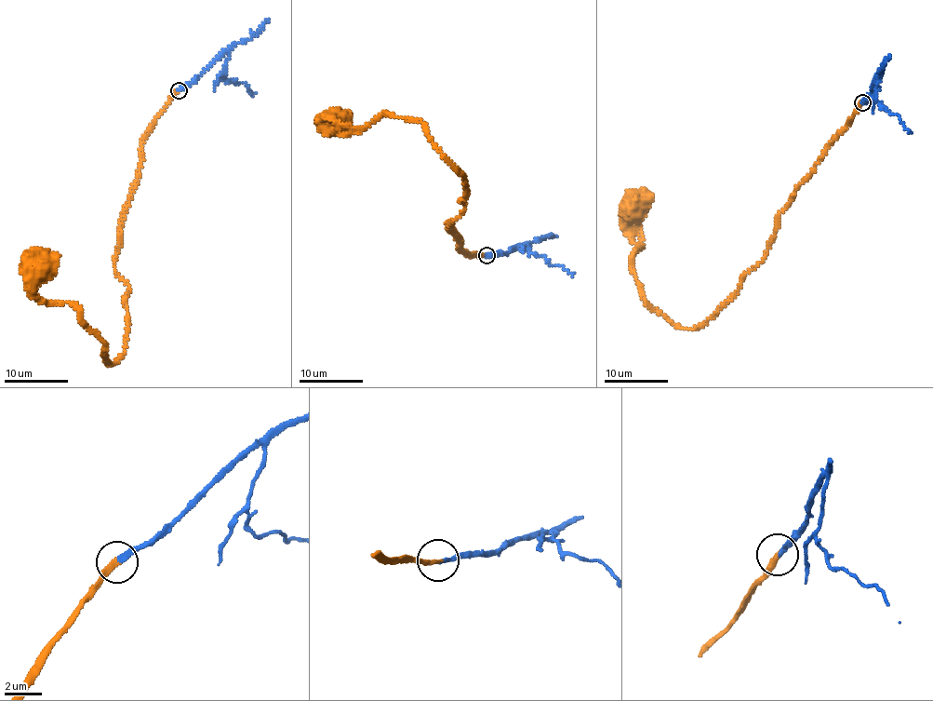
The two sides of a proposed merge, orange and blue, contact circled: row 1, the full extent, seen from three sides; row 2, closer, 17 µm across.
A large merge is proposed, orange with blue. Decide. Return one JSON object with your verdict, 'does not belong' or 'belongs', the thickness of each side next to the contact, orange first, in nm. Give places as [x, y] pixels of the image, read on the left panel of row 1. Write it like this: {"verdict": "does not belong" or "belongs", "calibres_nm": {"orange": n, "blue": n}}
{"verdict": "belongs", "calibres_nm": {"orange": 240, "blue": 240}}

